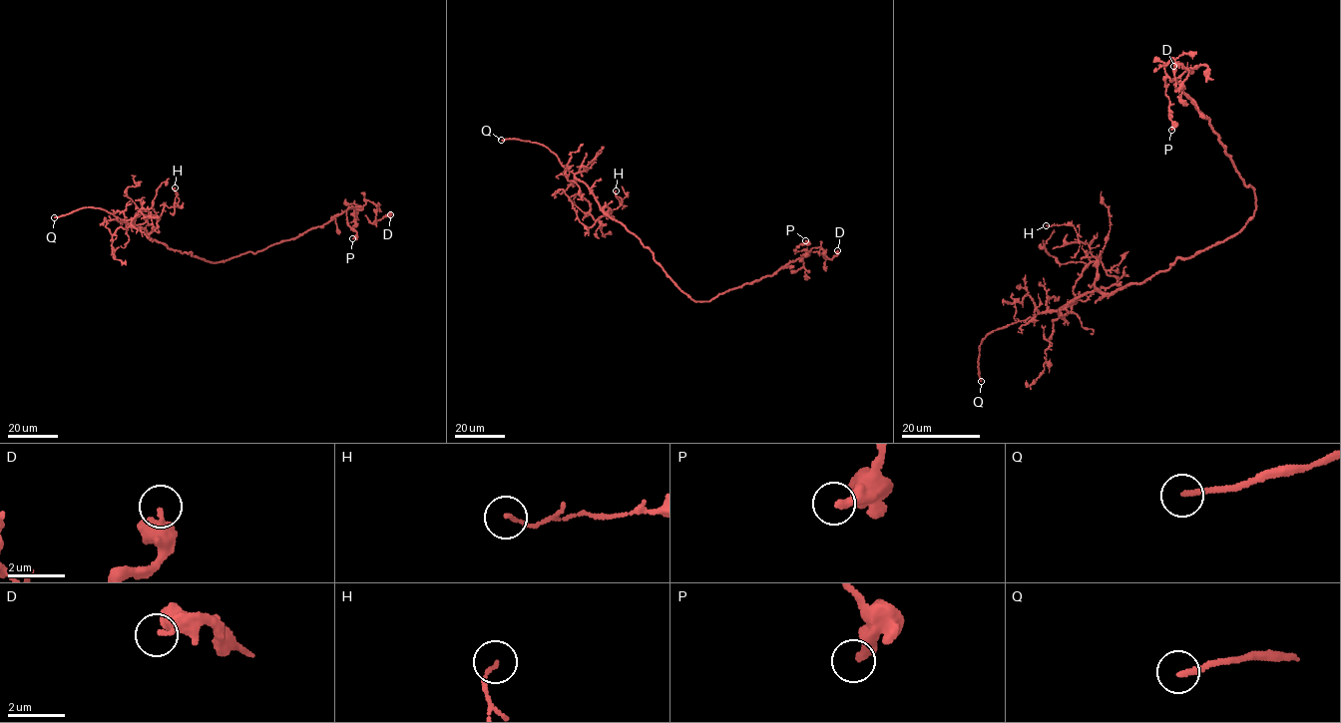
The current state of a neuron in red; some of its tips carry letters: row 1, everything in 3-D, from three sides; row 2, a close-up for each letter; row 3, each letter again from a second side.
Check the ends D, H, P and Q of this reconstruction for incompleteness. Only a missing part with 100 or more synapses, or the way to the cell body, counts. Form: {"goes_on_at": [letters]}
{"goes_on_at": ["Q"]}

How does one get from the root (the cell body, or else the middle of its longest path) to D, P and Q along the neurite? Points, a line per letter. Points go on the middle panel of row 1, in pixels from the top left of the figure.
D: (673, 281), (690, 298), (710, 300), (770, 276), (813, 247), (821, 247), (830, 259), (837, 250)
P: (673, 281), (690, 298), (710, 300), (770, 276), (799, 259), (809, 251), (793, 250), (808, 241), (805, 240)
Q: (673, 281), (657, 263), (654, 253), (601, 208), (586, 184), (547, 148), (515, 139), (501, 140)

